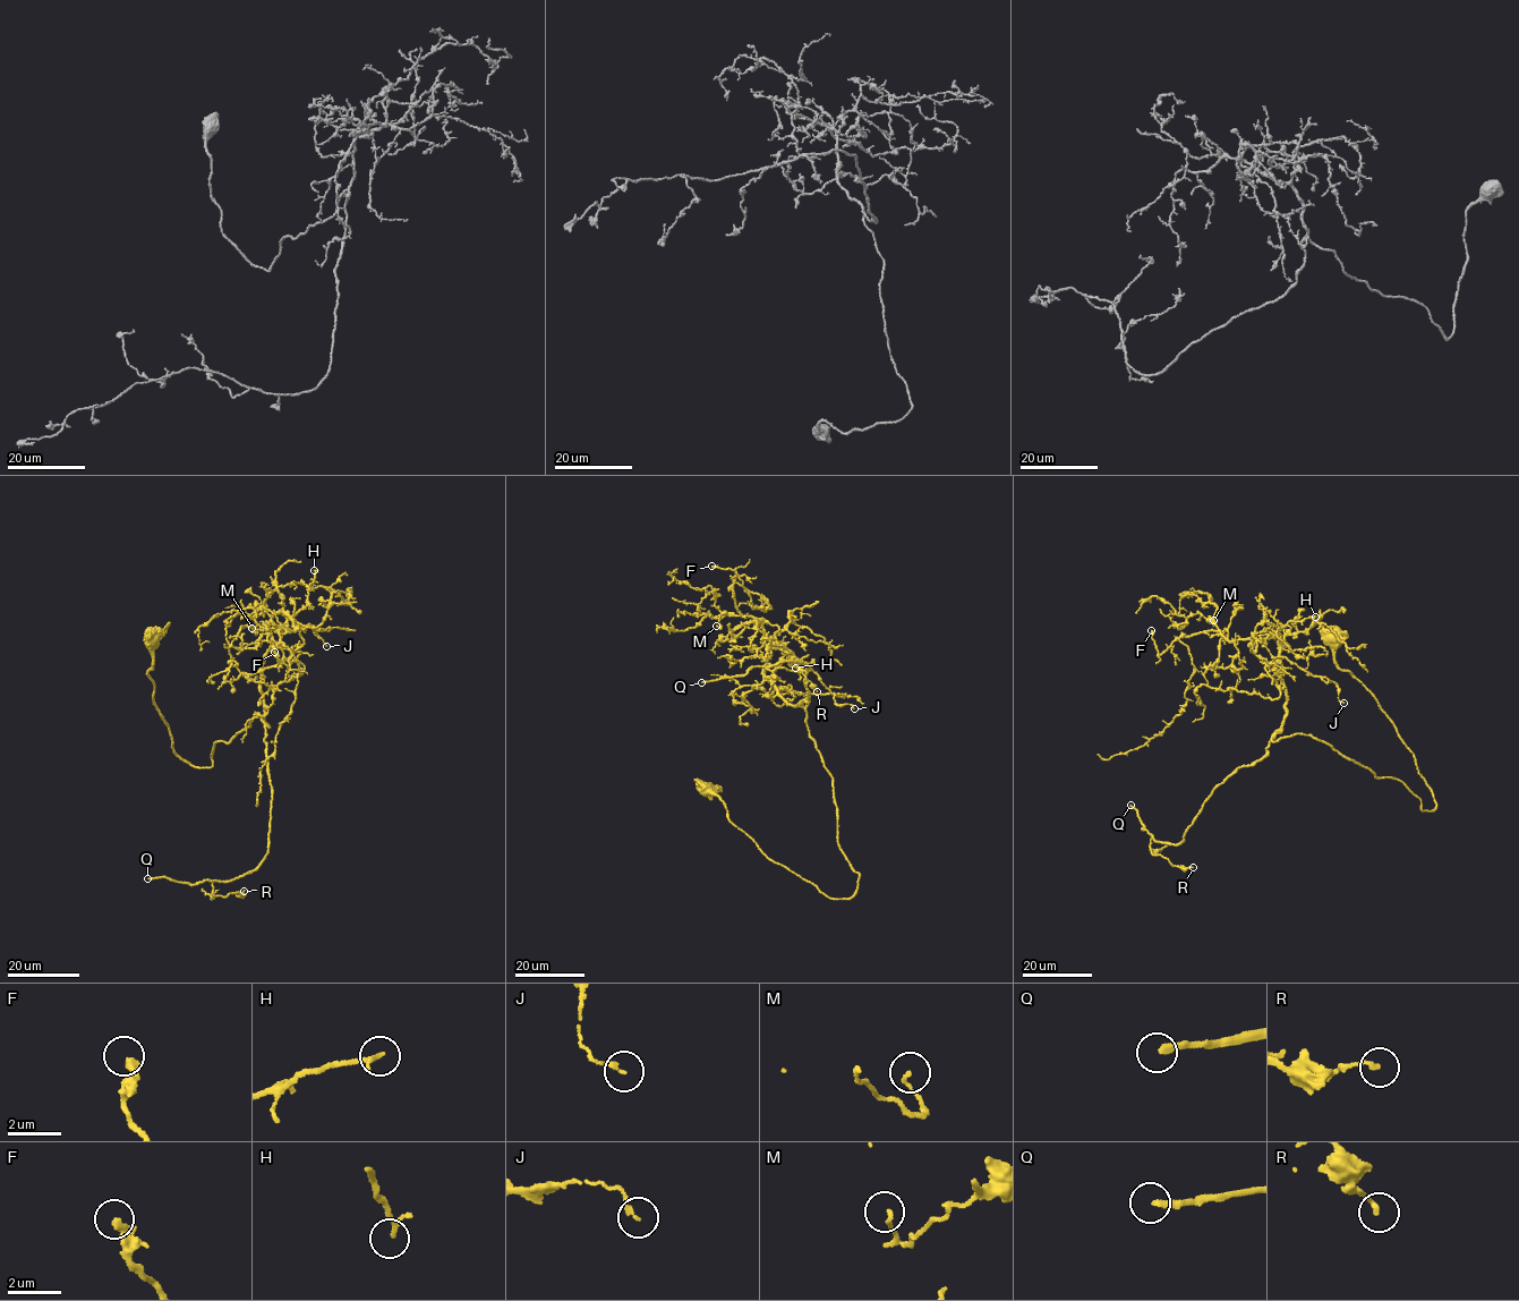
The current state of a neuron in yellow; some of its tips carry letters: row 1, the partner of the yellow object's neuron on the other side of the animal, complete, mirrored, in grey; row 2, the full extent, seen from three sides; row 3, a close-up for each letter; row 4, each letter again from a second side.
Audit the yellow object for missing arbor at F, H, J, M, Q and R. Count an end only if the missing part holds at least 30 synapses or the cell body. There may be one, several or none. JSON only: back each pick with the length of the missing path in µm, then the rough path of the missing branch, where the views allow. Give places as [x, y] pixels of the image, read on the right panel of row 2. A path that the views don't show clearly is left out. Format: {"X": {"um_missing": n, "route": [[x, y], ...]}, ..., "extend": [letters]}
{"Q": {"um_missing": 60, "route": [[1131, 805], [1129, 798], [1121, 791], [1107, 789], [1090, 798], [1075, 799], [1049, 824], [1048, 816], [1051, 816]]}, "extend": ["Q"]}

